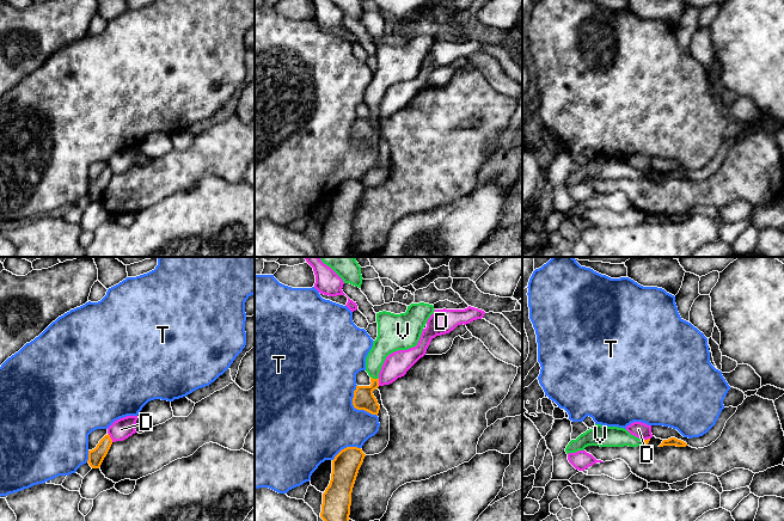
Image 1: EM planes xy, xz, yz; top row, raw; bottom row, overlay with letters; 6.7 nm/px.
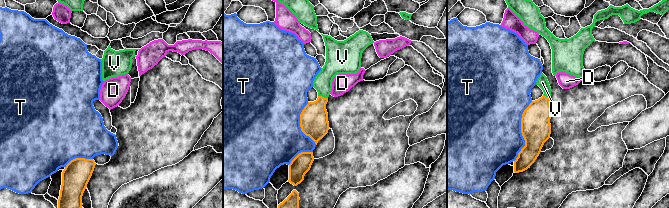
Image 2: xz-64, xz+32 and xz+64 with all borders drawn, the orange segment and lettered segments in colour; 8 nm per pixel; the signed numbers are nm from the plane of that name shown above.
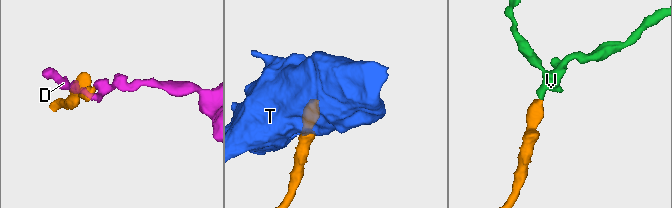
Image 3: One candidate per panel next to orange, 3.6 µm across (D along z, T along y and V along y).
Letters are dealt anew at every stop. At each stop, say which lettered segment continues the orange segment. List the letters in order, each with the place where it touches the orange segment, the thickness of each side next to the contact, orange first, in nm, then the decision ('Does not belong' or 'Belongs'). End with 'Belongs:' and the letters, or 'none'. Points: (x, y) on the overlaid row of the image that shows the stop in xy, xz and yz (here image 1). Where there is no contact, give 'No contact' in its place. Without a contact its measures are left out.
D: Touches orange at xy (110, 437). Thickness 110 nm (orange) against 140 nm. Does not belong
T: Touches orange at xz (355, 408). Thickness 140 nm (orange) against 480 nm. Does not belong
V: Touches orange at xz (374, 379). Thickness 140 nm (orange) against 140 nm. Belongs
Belongs: V

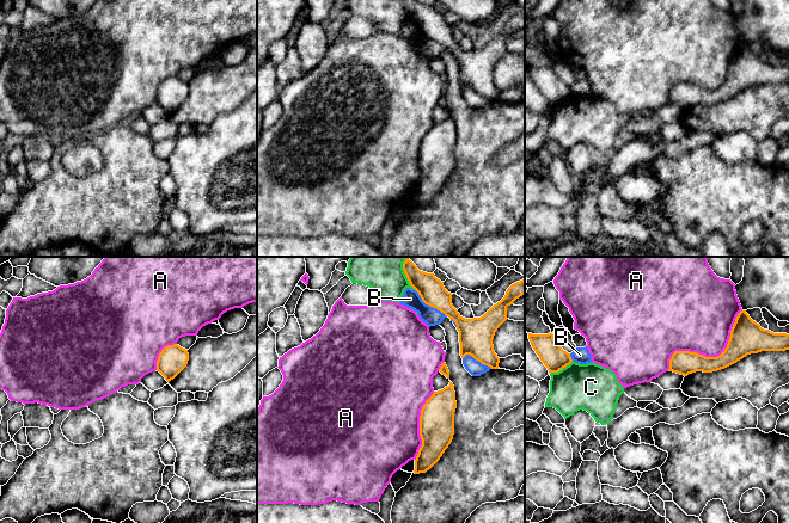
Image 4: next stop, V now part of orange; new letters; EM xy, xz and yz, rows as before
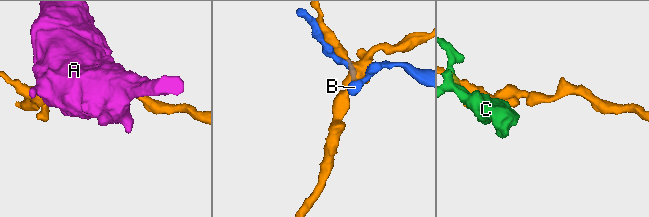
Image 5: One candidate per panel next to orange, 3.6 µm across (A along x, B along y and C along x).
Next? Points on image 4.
A: Touches orange at yz (710, 357). Thickness 190 nm (orange) against 420 nm. Does not belong
B: Touches orange at xz (429, 305). Thickness 170 nm (orange) against 120 nm. Does not belong
C: Touches orange at yz (561, 369). Thickness 170 nm (orange) against 320 nm. Does not belong
Belongs: none

